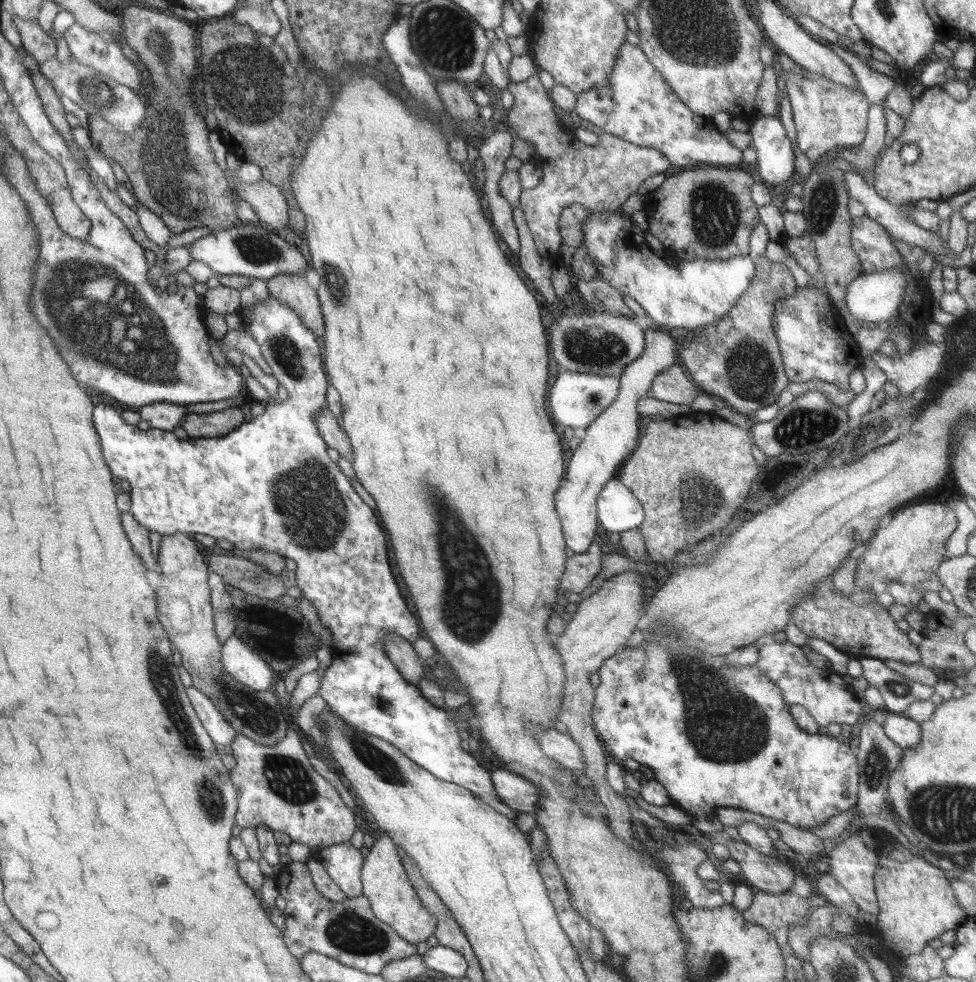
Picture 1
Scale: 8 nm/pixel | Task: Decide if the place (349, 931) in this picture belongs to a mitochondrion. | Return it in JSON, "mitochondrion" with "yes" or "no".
{"mitochondrion":"yes"}

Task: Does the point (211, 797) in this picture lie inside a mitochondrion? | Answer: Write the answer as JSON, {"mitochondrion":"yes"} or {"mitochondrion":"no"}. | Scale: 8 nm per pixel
{"mitochondrion":"yes"}

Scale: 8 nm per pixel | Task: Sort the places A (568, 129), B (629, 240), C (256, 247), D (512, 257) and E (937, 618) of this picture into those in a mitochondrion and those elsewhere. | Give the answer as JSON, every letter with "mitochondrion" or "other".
{"A":"other","B":"other","C":"mitochondrion","D":"other","E":"other"}

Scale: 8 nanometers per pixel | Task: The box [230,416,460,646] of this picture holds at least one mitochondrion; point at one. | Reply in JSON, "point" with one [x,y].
{"point":[306,499]}

